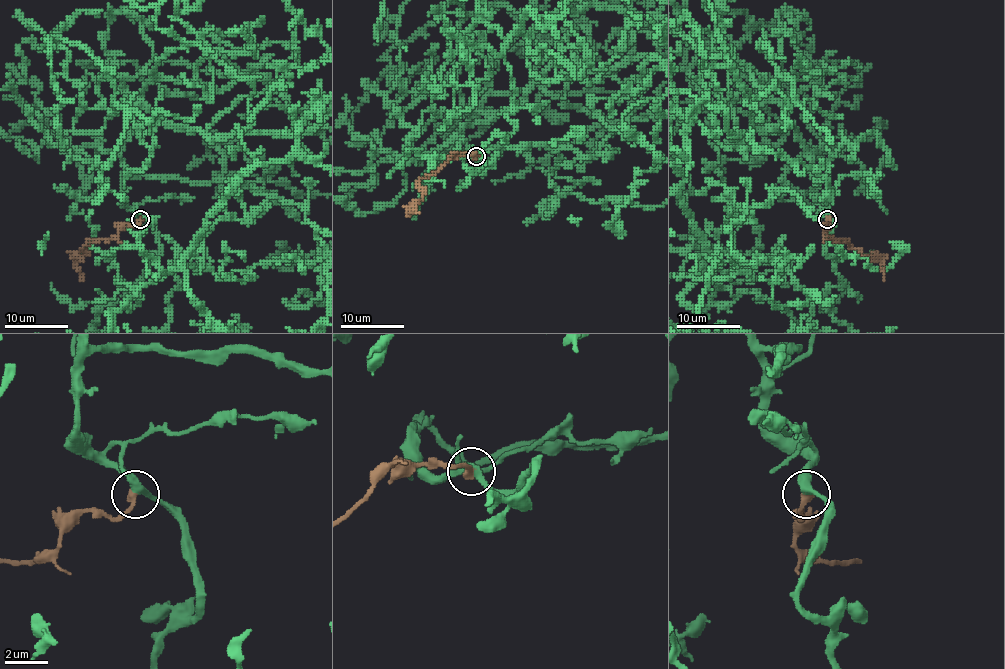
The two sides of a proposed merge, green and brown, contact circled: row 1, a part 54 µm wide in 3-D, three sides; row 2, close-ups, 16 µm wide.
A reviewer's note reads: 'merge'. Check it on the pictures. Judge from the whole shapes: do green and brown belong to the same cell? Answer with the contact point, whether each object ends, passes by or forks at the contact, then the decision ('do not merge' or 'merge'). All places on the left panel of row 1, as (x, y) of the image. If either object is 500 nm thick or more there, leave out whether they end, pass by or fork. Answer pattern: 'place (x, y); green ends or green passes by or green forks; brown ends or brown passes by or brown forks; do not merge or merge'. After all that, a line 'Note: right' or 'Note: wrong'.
place (140, 219); green passes by; brown ends; merge
Note: right

